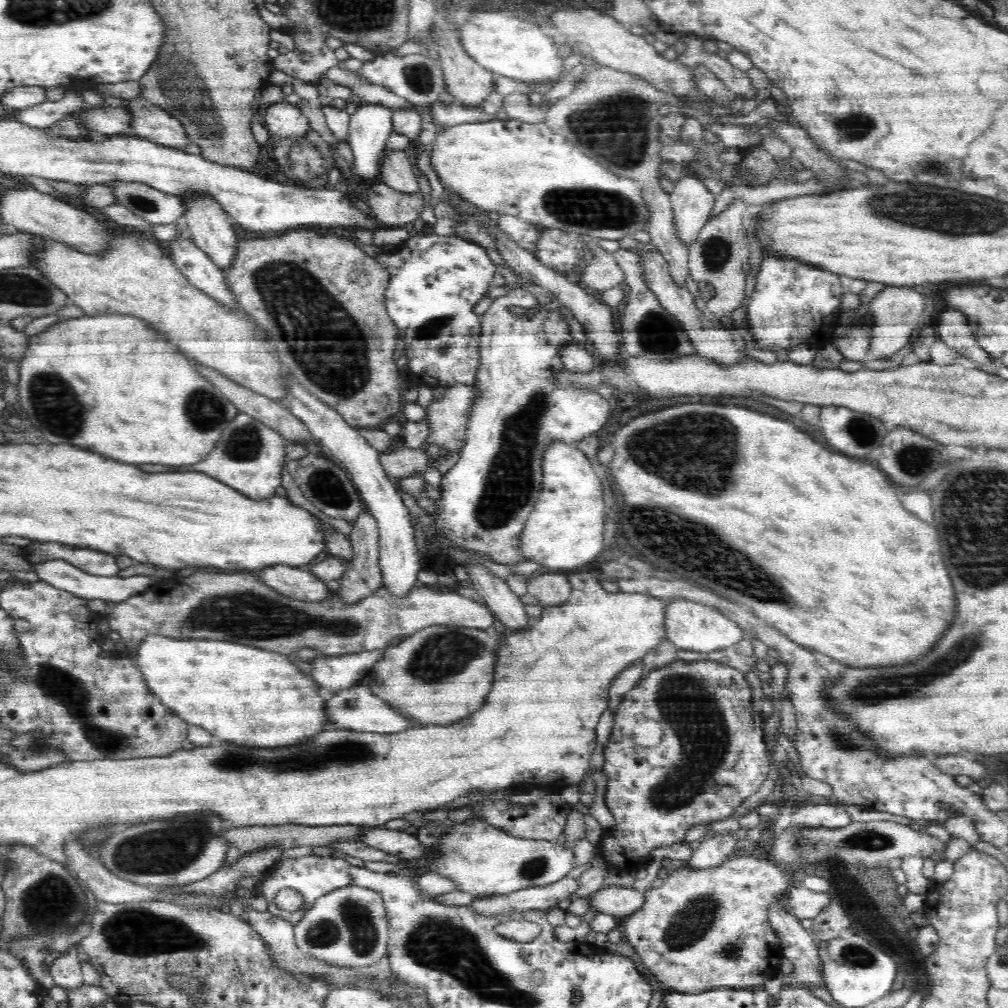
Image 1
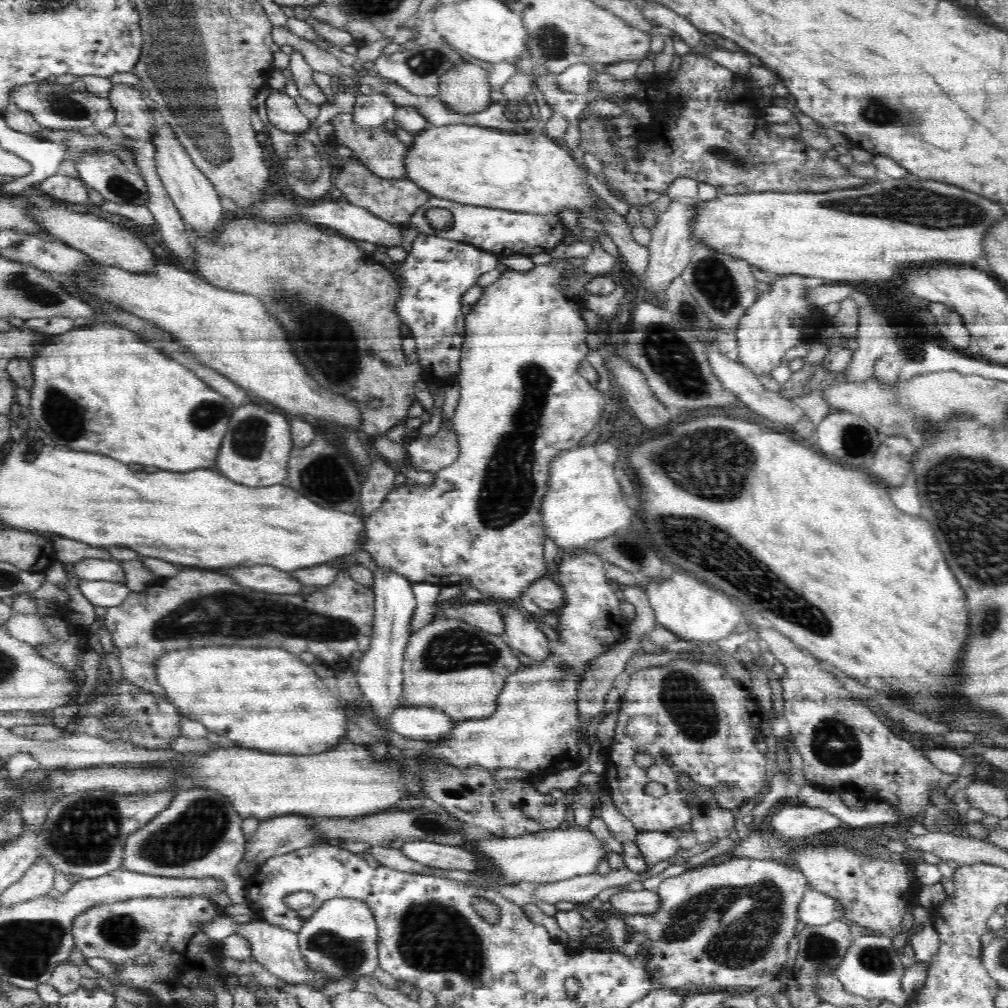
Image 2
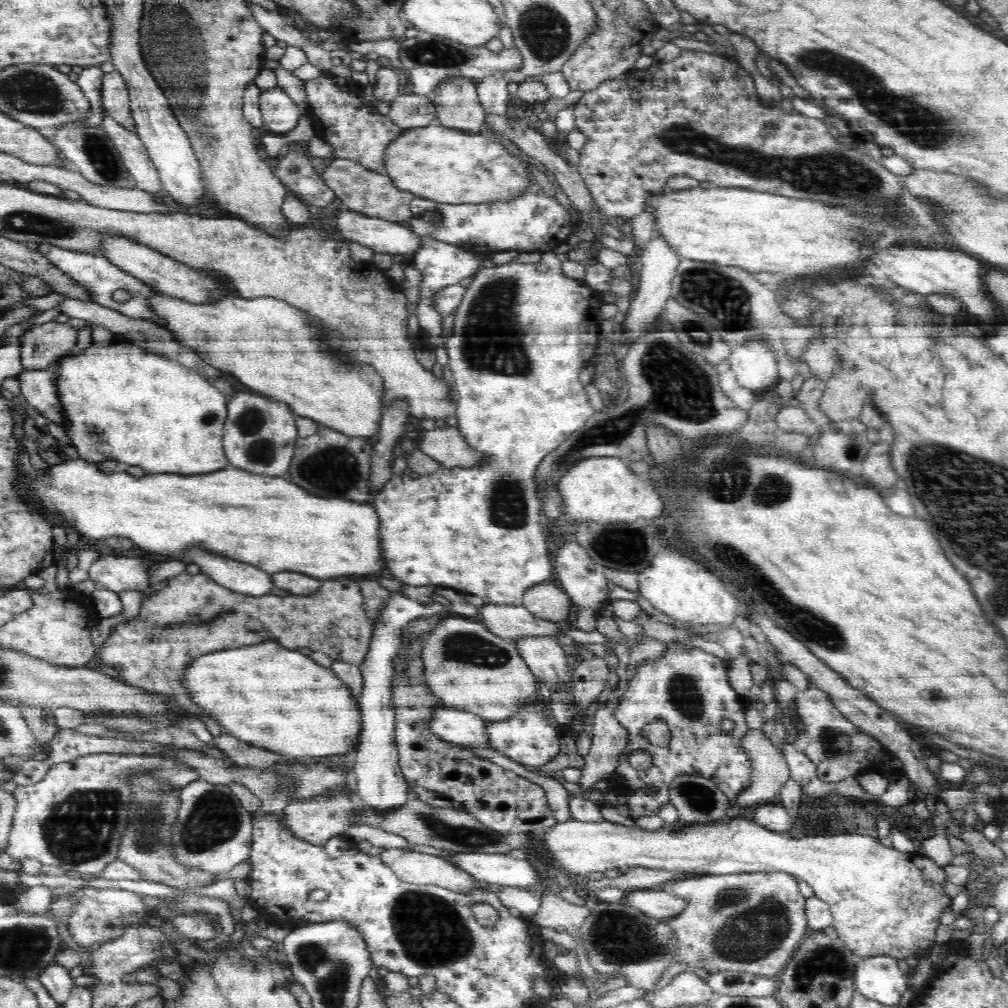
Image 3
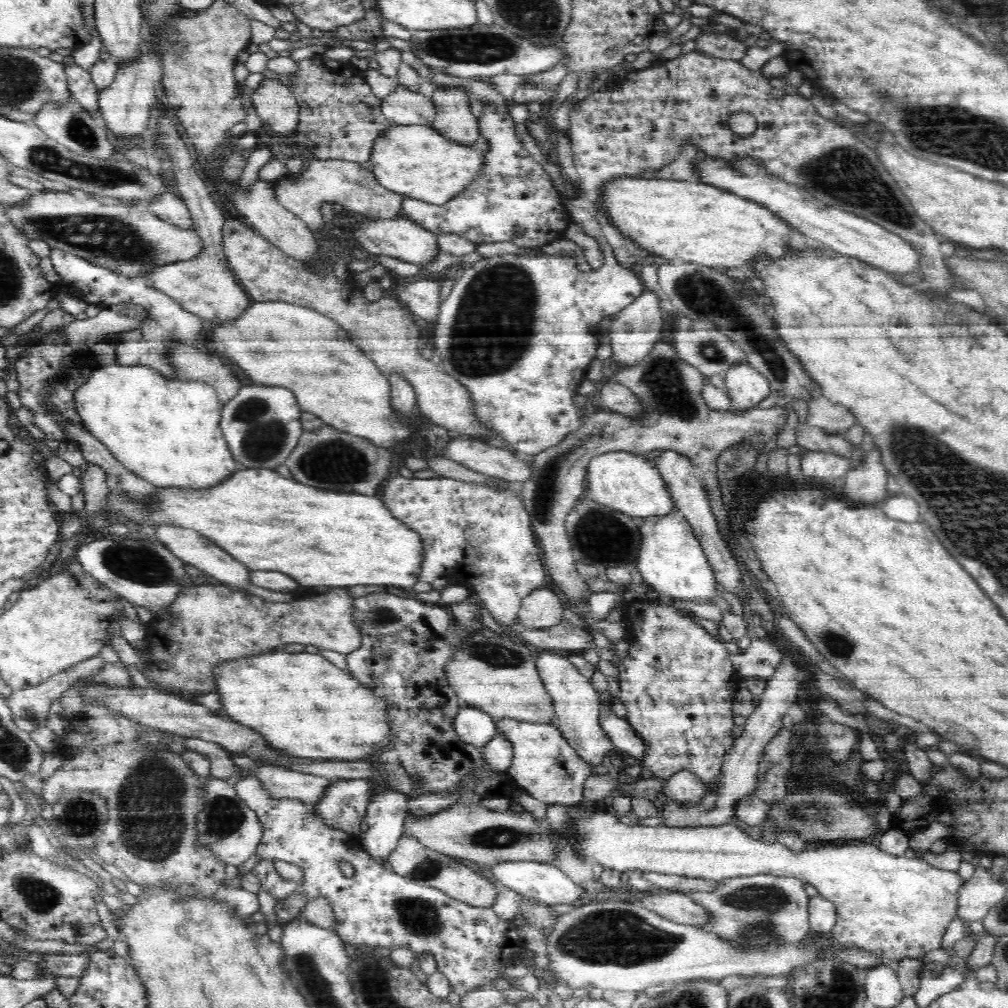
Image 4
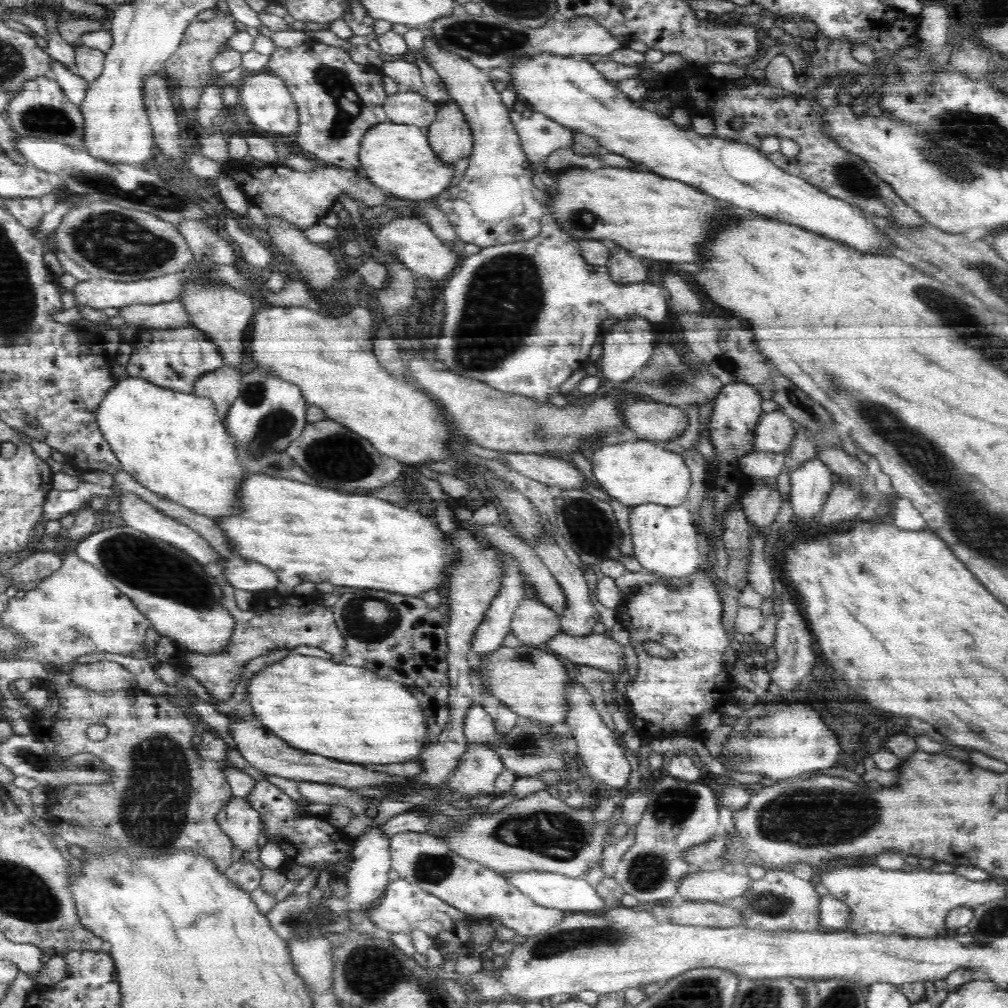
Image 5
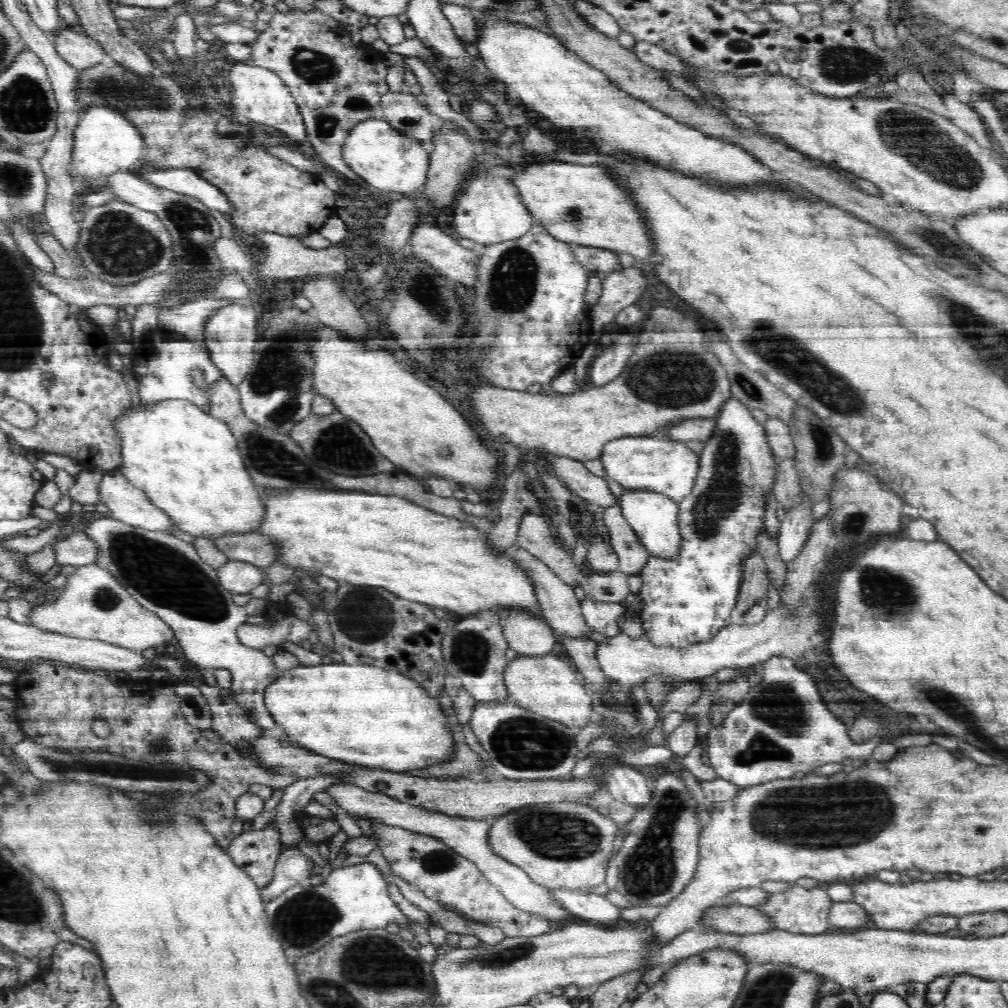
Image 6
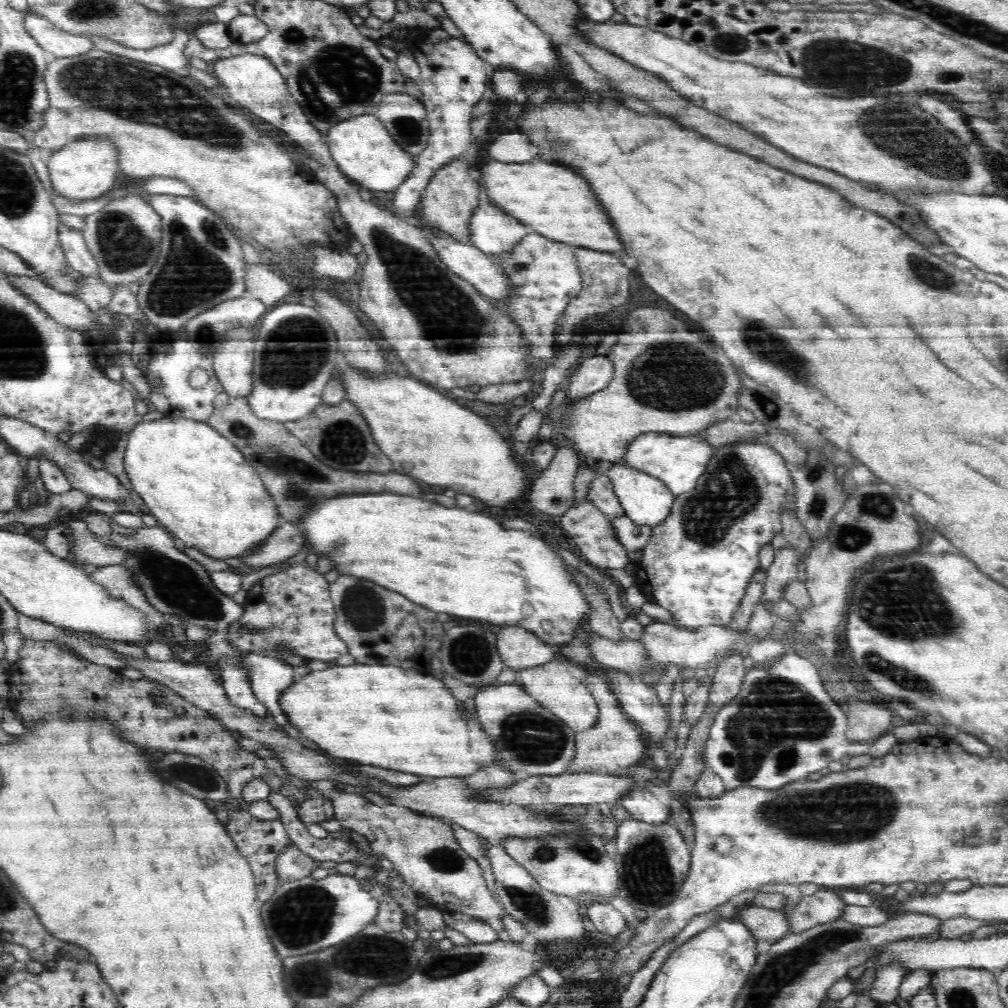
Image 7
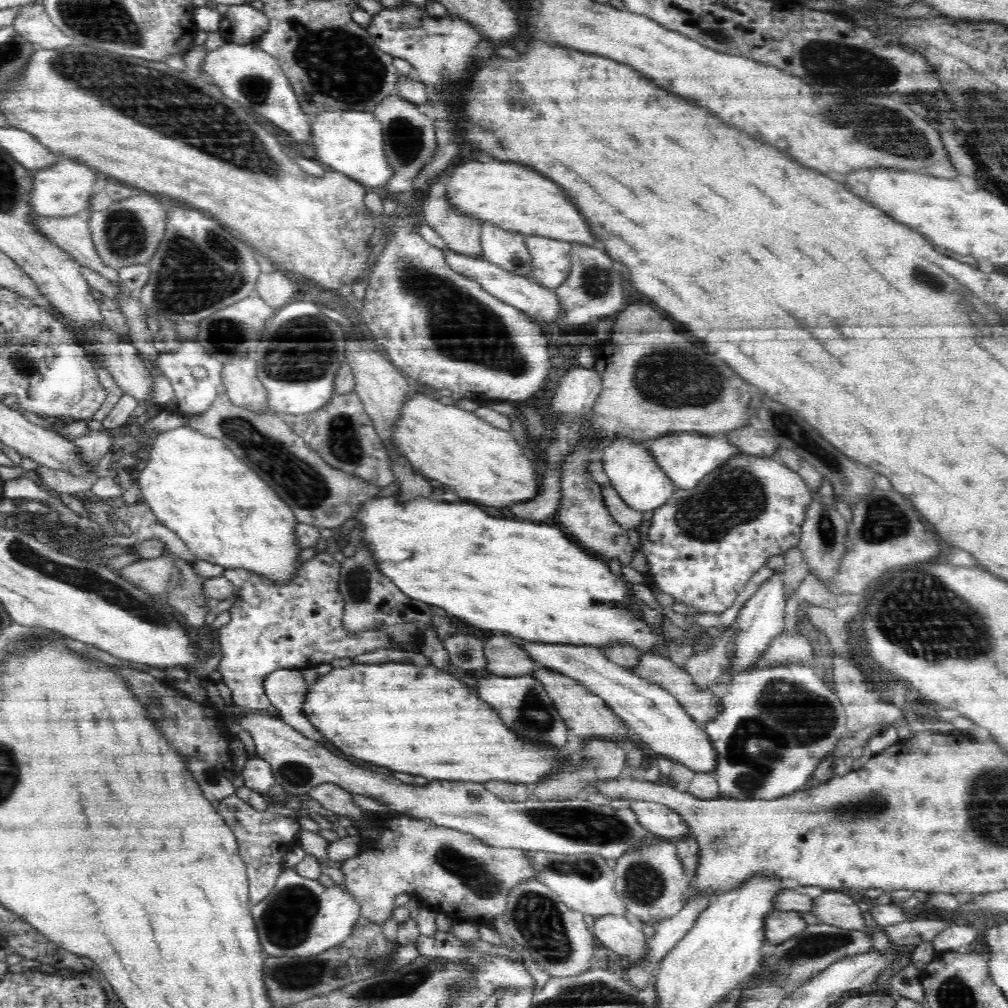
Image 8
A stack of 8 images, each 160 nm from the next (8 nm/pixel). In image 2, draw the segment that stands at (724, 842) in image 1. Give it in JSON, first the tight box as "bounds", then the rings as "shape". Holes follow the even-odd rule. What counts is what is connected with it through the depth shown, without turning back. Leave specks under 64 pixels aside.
{"bounds":[678,772,736,844],"shape":[[[685,772],[678,774],[678,791],[684,795],[692,813],[693,833],[698,844],[716,844],[730,838],[728,832],[734,828],[736,817],[732,810],[716,804],[712,788],[704,788],[694,782]]]}

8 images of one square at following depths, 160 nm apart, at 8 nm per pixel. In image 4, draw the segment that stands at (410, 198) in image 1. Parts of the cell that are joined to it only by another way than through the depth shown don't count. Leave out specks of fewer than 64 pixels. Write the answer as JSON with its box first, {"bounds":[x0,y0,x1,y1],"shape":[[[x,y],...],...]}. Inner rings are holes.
{"bounds":[266,159,405,233],"shape":[[[316,159],[308,167],[303,167],[298,174],[288,172],[266,181],[266,184],[278,204],[298,216],[313,233],[322,230],[325,221],[321,208],[328,204],[340,204],[345,211],[362,213],[369,216],[368,218],[384,219],[401,216],[401,204],[405,198],[404,195],[380,186],[369,166],[343,160]]]}

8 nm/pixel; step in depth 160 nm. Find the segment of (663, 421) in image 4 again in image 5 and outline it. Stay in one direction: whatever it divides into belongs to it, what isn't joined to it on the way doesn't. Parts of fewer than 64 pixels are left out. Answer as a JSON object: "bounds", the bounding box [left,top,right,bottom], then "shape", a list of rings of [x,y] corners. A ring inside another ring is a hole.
{"bounds":[535,412,798,639],"shape":[[[783,412],[764,413],[758,426],[757,450],[760,452],[782,453],[794,441],[798,428]],[[554,540],[552,541],[552,544],[548,544],[548,546],[540,546],[540,548],[535,548],[535,550],[544,561],[544,564],[551,570],[554,578],[556,578],[562,585],[567,596],[566,610],[559,618],[560,633],[562,633],[562,635],[568,635],[570,639],[590,638],[590,636],[595,633],[593,629],[594,623],[598,622],[600,615],[598,607],[590,598],[590,590],[583,577],[583,571],[567,558],[562,548],[560,548]]]}

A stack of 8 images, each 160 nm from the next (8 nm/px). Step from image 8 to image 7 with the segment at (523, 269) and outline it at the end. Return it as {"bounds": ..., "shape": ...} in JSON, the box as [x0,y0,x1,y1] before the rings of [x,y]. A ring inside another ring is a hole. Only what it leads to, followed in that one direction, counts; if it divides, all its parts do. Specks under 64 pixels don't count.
{"bounds":[471,203,532,255],"shape":[[[481,203],[472,220],[471,244],[487,255],[512,255],[518,244],[532,232],[530,227],[506,217],[490,203]]]}

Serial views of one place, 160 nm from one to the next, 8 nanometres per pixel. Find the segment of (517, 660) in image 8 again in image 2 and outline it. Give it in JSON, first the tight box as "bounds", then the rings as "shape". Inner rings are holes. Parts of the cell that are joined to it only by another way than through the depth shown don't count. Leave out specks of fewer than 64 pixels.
{"bounds":[526,578,565,613],"shape":[[[540,578],[528,587],[526,604],[533,611],[558,613],[565,606],[565,594],[554,580]]]}

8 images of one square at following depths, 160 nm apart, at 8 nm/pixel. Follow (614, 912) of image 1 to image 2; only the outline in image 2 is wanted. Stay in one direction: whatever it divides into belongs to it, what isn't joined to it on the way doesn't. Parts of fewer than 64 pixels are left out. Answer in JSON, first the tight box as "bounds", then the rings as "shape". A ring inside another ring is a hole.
{"bounds":[610,889,660,915],"shape":[[[643,889],[638,892],[625,890],[610,898],[611,911],[624,915],[654,914],[660,906],[660,897],[656,892]]]}

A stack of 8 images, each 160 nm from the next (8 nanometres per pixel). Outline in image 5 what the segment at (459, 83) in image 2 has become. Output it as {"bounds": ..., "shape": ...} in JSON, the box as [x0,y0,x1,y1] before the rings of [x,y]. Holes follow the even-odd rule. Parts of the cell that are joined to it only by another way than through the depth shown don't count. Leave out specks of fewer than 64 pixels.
{"bounds":[425,101,472,167],"shape":[[[452,101],[439,104],[436,118],[427,126],[425,135],[435,158],[444,167],[452,167],[471,155],[472,131],[462,111]]]}

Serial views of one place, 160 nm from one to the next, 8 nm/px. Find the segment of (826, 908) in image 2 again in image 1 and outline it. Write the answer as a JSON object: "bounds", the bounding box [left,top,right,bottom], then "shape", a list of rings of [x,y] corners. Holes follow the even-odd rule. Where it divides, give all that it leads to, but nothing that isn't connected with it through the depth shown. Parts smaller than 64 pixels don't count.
{"bounds":[786,887,832,921],"shape":[[[803,887],[790,892],[786,907],[795,918],[802,921],[816,918],[828,904],[832,904],[829,892],[812,892]]]}

